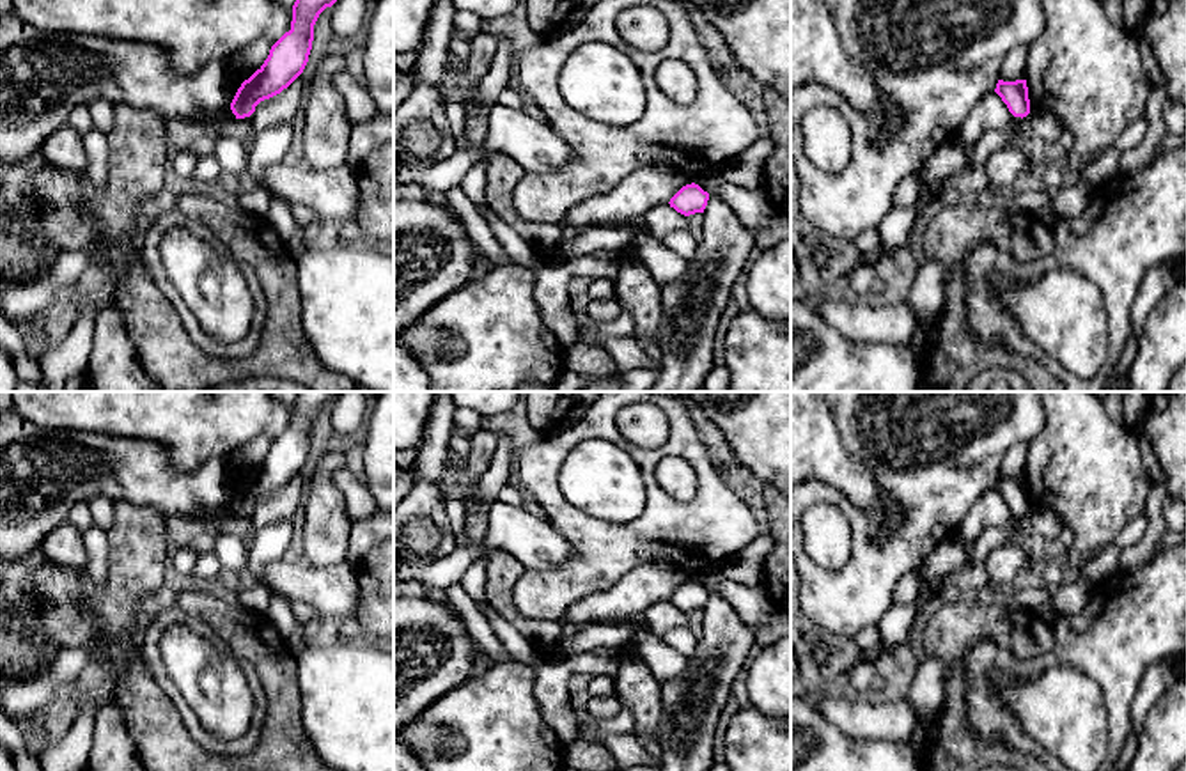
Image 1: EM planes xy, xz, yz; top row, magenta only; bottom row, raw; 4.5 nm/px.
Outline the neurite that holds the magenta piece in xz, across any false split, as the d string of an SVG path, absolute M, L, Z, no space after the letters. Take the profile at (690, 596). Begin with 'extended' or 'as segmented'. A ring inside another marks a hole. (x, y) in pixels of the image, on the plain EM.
as segmented | M691 580L683 583L672 596L670 604L677 610L690 613L695 610L704 610L709 597L709 590L704 588L698 581Z

